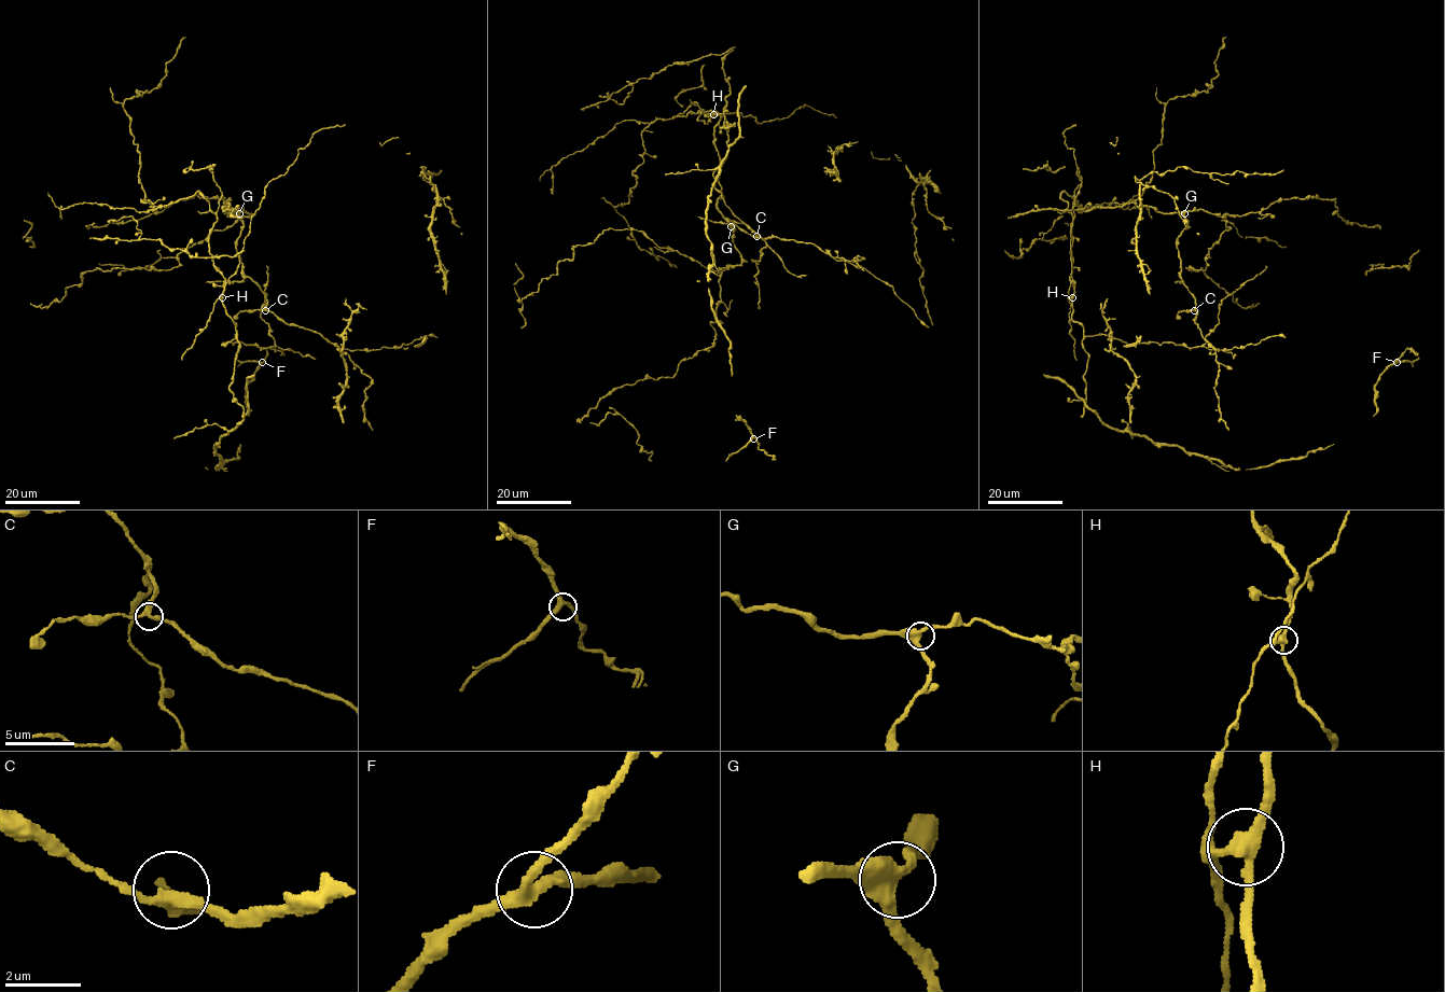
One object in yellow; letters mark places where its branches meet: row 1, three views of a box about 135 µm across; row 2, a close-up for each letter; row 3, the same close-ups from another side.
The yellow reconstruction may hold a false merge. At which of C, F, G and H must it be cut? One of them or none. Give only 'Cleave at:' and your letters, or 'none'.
Cleave at: H

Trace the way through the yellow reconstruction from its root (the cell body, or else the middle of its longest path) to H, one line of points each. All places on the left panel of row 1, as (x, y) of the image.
H: (239, 257), (237, 270), (223, 284), (222, 297)

